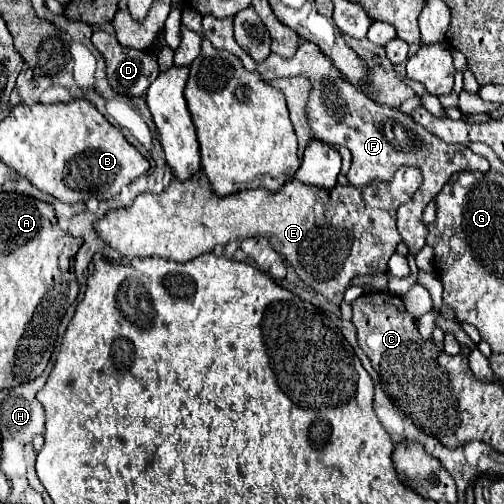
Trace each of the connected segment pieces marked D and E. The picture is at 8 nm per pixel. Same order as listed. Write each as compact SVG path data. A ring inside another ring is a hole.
M94 32L92 44L106 60L110 86L124 98L142 96L160 74L152 52L120 46L114 34Z
M400 168L396 170L390 182L374 180L368 186L334 186L332 190L314 188L308 184L300 184L298 180L288 180L282 190L266 192L266 188L244 190L232 196L220 198L212 192L210 182L202 170L198 170L188 180L172 180L170 186L162 194L140 194L130 208L108 212L102 220L98 220L96 230L102 240L106 240L114 250L128 258L148 258L162 256L174 262L188 262L200 254L212 252L218 244L226 246L228 242L240 244L252 236L264 236L270 244L288 258L290 266L296 270L300 280L326 296L334 304L342 304L344 292L350 286L354 276L364 274L382 274L386 272L386 262L394 254L396 244L402 240L396 228L396 210L400 204L406 204L412 194L422 184L421 170L418 168Z

